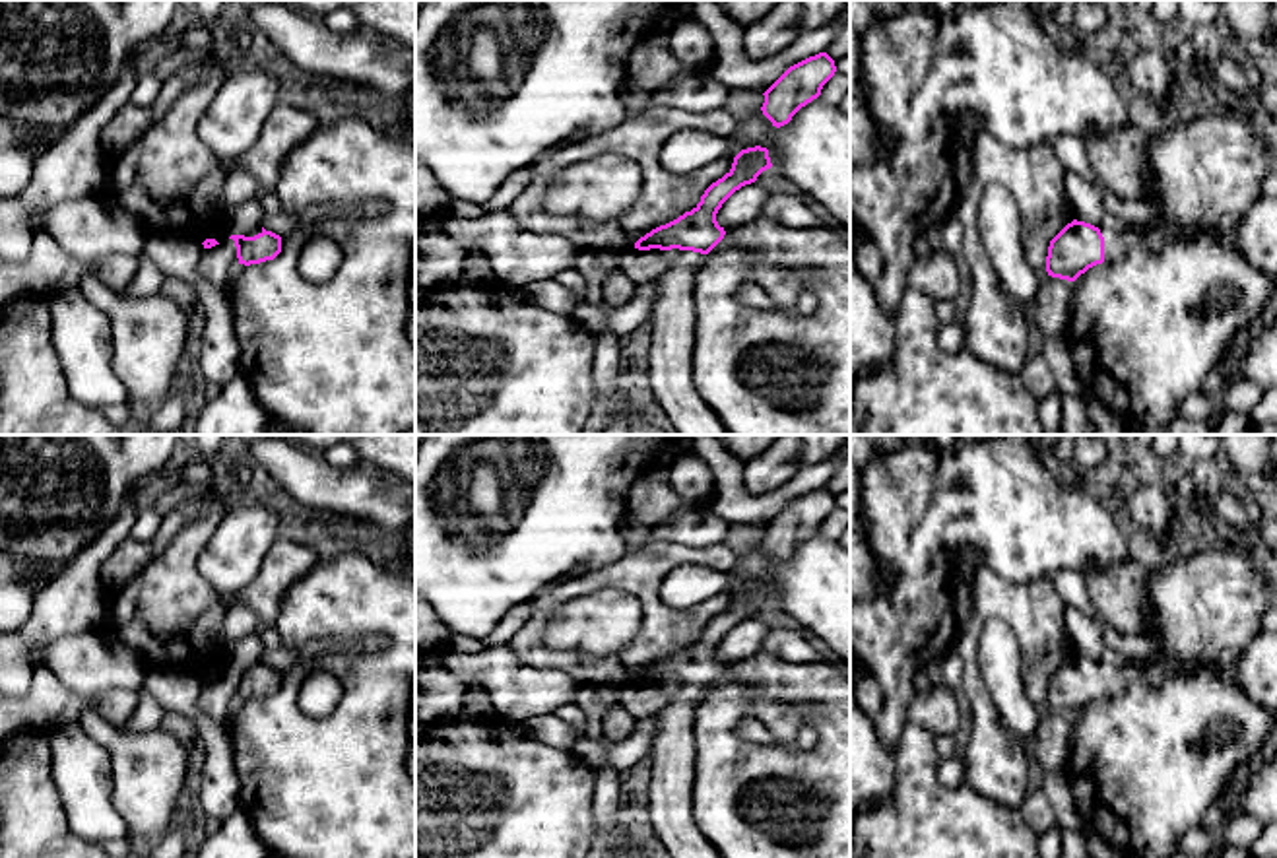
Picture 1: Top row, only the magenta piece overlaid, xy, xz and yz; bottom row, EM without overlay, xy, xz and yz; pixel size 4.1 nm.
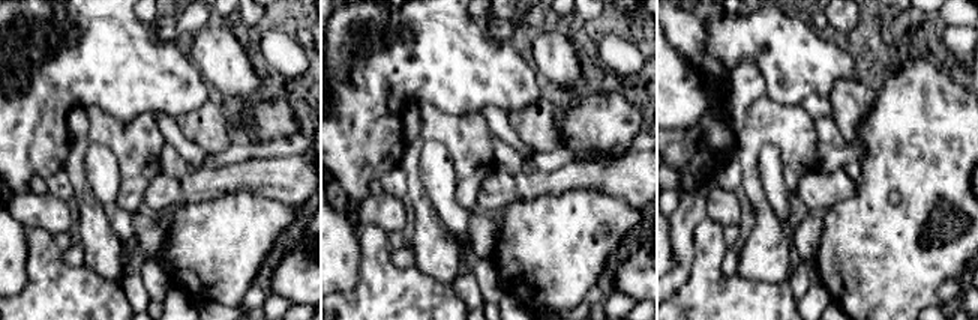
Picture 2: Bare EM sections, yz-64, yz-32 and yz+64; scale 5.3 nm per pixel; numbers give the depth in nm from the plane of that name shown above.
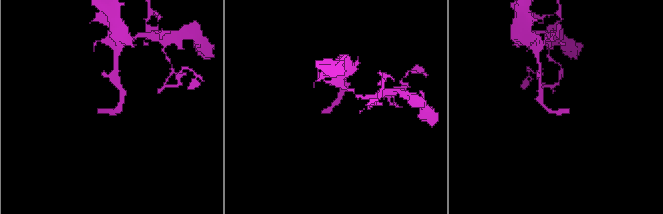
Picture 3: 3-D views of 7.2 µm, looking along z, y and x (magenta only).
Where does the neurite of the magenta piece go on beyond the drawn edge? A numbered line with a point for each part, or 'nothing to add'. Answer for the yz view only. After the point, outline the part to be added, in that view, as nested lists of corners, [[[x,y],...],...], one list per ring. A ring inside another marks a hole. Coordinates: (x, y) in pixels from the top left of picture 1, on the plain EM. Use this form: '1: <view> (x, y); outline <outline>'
1: yz (1118, 676); outline [[[1174,656],[1157,660],[1151,668],[1128,666],[1118,662],[1098,662],[1104,672],[1104,697],[1124,693],[1131,683],[1147,681],[1153,687],[1161,687],[1168,677],[1176,674],[1190,674],[1197,668],[1197,662],[1180,662]]]

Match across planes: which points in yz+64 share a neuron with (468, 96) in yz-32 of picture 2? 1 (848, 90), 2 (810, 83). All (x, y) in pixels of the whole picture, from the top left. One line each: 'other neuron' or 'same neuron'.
1: other neuron
2: same neuron

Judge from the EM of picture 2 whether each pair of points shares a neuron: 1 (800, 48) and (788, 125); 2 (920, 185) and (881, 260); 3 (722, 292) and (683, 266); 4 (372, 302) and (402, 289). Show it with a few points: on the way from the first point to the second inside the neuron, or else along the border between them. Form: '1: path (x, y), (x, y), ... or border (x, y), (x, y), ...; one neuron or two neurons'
1: border (765, 92), (786, 104), (798, 105); two neurons
2: path (920, 203), (920, 221), (899, 242); one neuron
3: border (695, 236), (695, 256), (689, 280), (672, 296); two neurons
4: path (380, 302), (389, 302), (395, 296); one neuron

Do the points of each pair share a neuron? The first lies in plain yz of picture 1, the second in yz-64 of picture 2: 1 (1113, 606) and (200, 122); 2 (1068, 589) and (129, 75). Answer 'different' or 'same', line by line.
1: same
2: different

